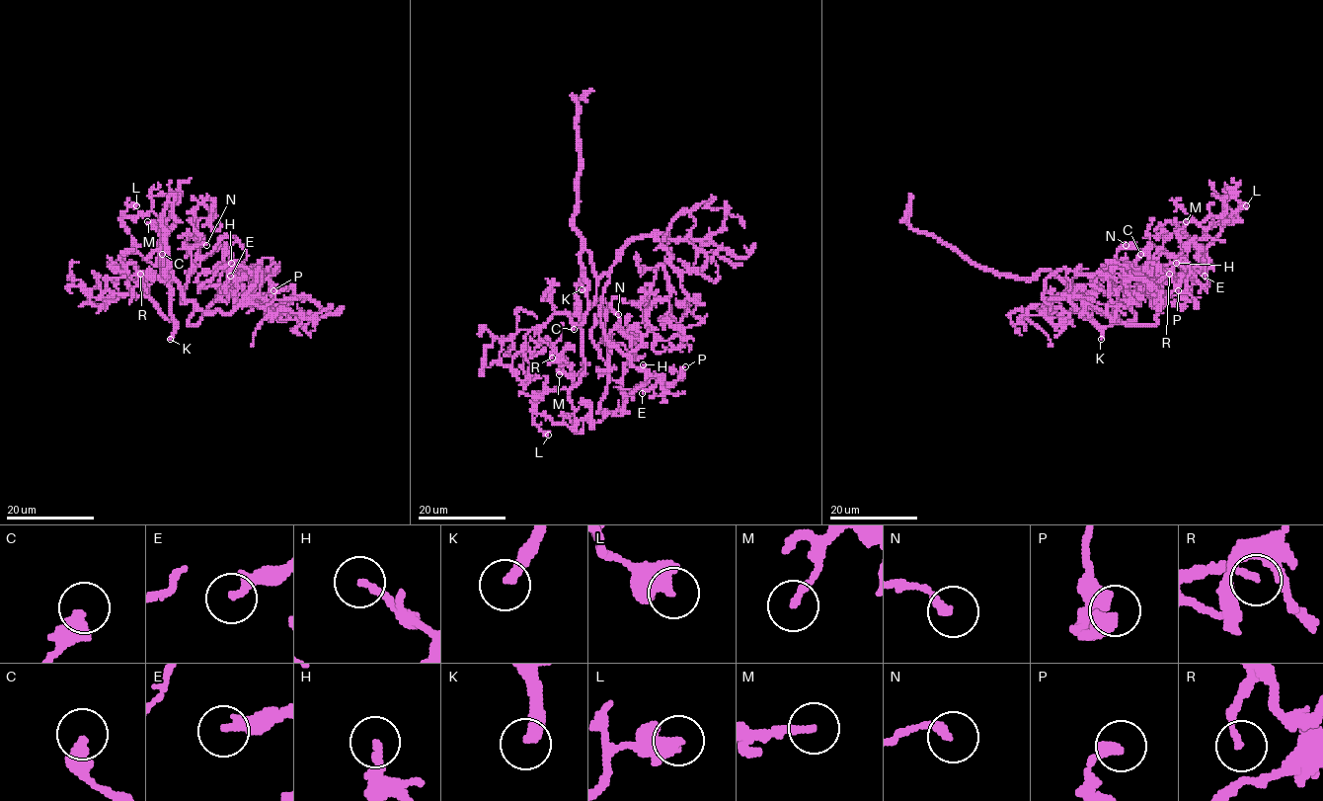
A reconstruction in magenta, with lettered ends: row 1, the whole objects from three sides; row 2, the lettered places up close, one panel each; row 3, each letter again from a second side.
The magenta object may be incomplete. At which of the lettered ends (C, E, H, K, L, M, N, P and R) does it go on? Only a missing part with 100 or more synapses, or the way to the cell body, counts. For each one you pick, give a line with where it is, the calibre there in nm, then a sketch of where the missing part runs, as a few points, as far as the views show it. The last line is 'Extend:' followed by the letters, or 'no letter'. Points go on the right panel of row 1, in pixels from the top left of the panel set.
K: place (1101, 339); calibre 340 nm; course (1101, 339), (1075, 350), (1063, 332), (1097, 328), (1116, 305), (1130, 314), (1128, 323), (1129, 311), (1139, 312)
Extend: K

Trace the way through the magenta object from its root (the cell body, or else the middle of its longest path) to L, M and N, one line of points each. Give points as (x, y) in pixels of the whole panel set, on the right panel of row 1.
L: (1063, 280), (1091, 291), (1117, 265), (1187, 280), (1238, 220), (1223, 217), (1246, 205)
M: (1063, 280), (1091, 291), (1117, 265), (1187, 280), (1203, 256), (1176, 223), (1186, 221)
N: (1063, 280), (1076, 284), (1094, 301), (1114, 302), (1117, 293), (1111, 268), (1116, 250), (1126, 245)

